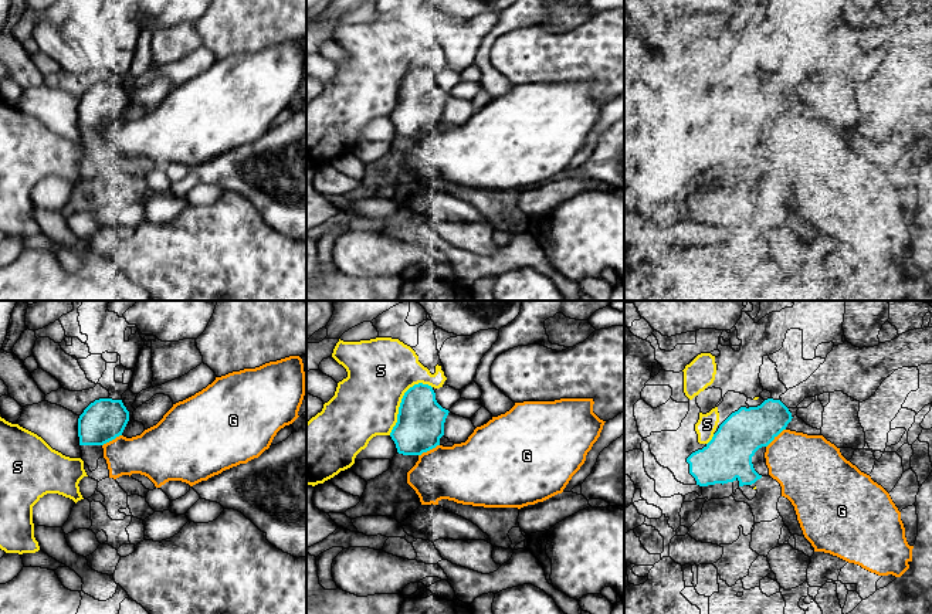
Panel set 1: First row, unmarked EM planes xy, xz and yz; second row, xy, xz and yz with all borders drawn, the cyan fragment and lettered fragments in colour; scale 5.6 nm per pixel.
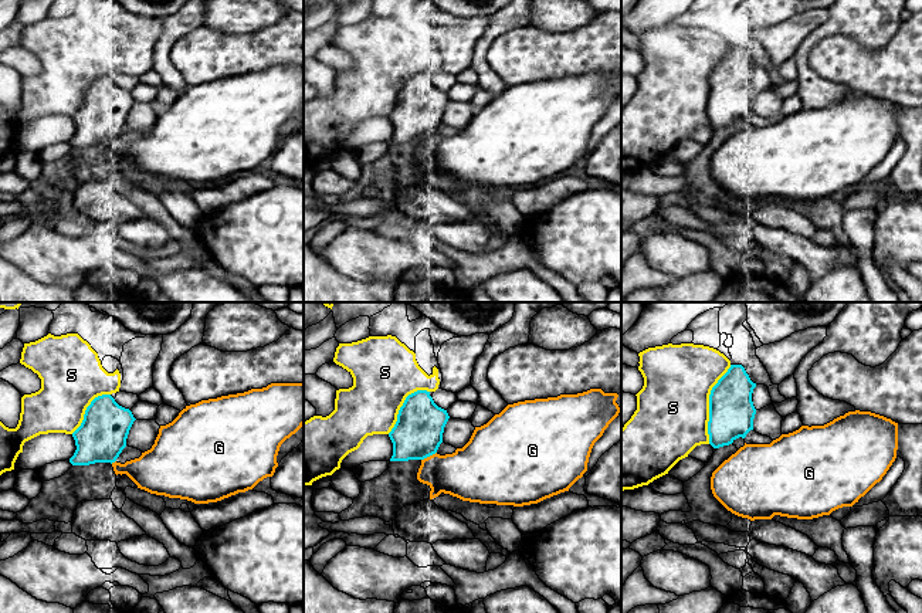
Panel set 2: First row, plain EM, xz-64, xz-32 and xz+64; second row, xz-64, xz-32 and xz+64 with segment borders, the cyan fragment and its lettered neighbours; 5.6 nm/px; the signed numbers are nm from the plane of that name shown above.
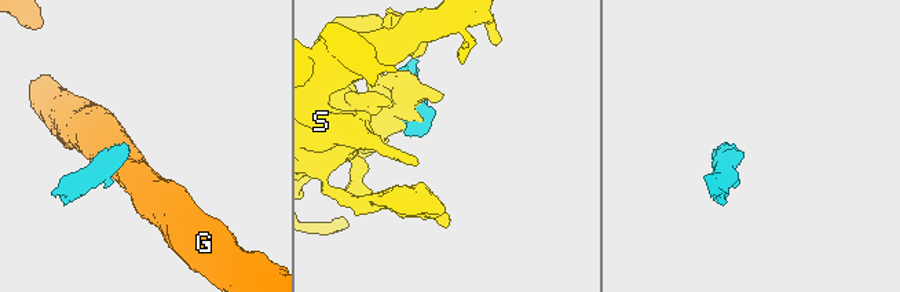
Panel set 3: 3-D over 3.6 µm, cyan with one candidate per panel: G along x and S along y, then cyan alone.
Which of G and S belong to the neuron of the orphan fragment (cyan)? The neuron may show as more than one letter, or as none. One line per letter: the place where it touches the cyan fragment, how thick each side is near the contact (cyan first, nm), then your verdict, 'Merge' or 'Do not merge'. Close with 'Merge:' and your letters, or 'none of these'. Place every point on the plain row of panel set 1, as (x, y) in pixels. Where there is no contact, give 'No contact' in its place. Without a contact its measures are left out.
G: Touches cyan at xz (429, 132). Thickness 280 nm (cyan) against 340 nm. Do not merge
S: Touches cyan at xz (402, 84). Thickness 280 nm (cyan) against 380 nm. Do not merge
Merge: none of these

